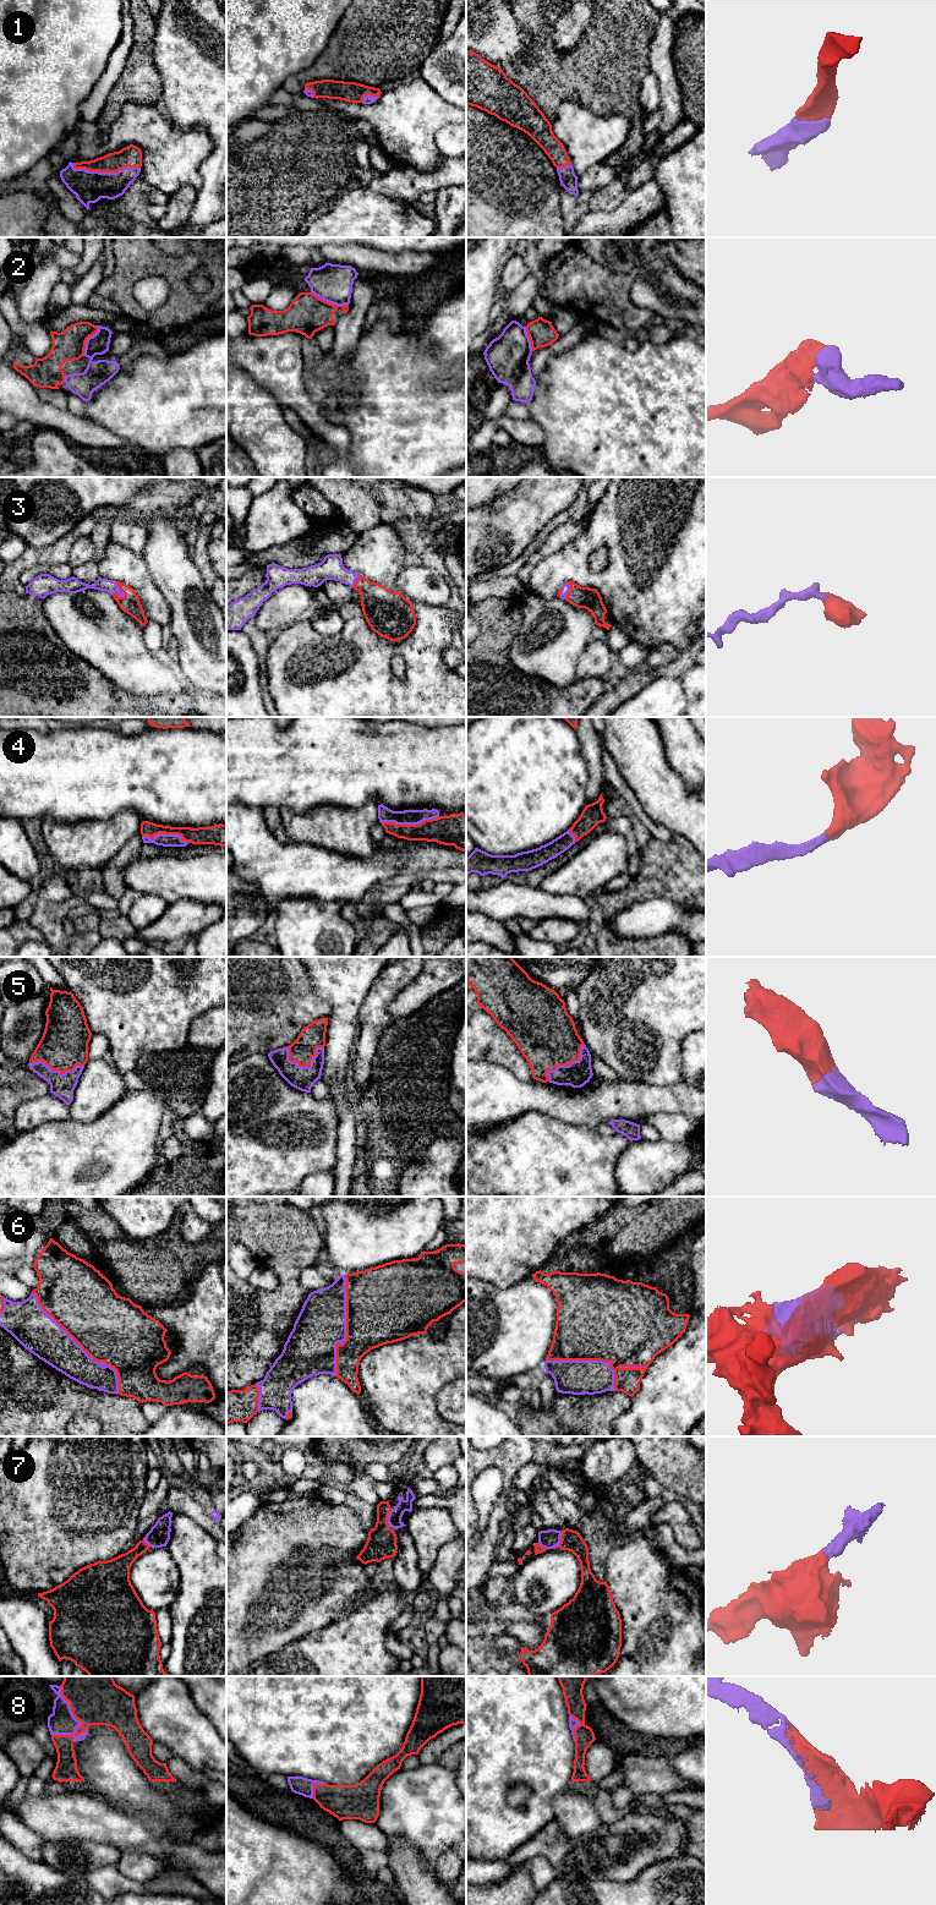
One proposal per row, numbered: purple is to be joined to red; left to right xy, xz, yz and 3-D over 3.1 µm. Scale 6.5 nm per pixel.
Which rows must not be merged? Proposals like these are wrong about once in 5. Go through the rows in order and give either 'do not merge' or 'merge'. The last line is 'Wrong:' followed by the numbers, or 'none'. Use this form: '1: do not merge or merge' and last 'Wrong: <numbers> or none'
1: merge
2: merge
3: merge
4: merge
5: merge
6: merge
7: merge
8: merge
Wrong: none

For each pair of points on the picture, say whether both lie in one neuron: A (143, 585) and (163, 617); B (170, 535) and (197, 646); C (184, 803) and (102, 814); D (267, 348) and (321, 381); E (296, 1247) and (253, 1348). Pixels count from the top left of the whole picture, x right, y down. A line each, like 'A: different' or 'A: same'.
A: same
B: same
C: same
D: different
E: same

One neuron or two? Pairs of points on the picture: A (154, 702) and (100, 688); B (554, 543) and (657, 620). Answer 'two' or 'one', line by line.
A: one
B: two

